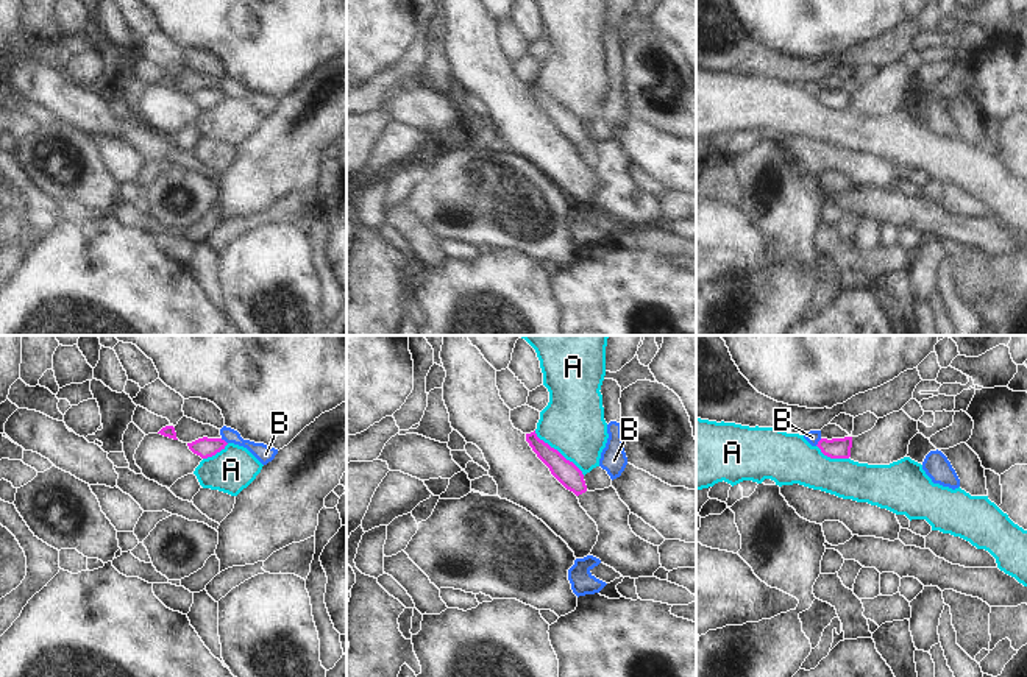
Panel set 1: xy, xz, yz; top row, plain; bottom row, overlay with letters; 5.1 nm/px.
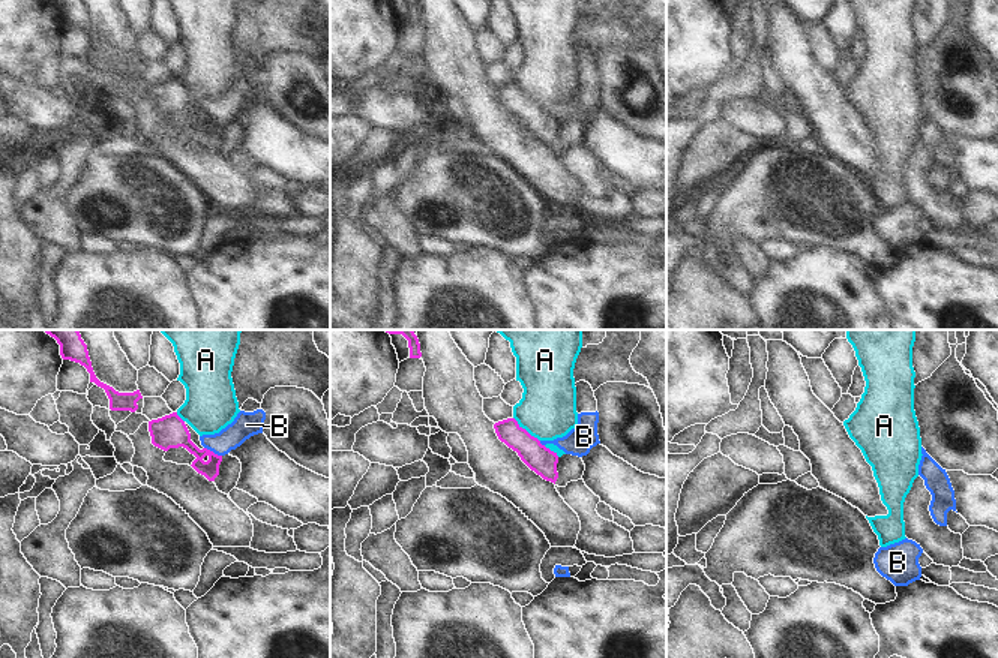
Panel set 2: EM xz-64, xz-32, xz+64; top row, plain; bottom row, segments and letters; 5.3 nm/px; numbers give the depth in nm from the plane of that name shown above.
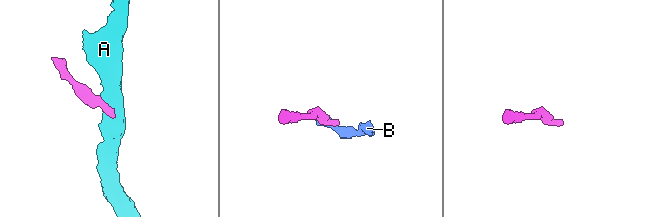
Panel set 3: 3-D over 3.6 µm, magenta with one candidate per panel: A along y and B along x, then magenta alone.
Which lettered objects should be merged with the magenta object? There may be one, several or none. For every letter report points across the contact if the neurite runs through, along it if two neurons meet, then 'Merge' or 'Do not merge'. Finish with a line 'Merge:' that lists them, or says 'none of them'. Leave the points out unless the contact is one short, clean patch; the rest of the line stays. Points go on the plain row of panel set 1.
A: Boundary: xz (534, 81), (584, 125). Do not merge
B: Boundary: yz (821, 89), (815, 95). Do not merge
Merge: none of them

